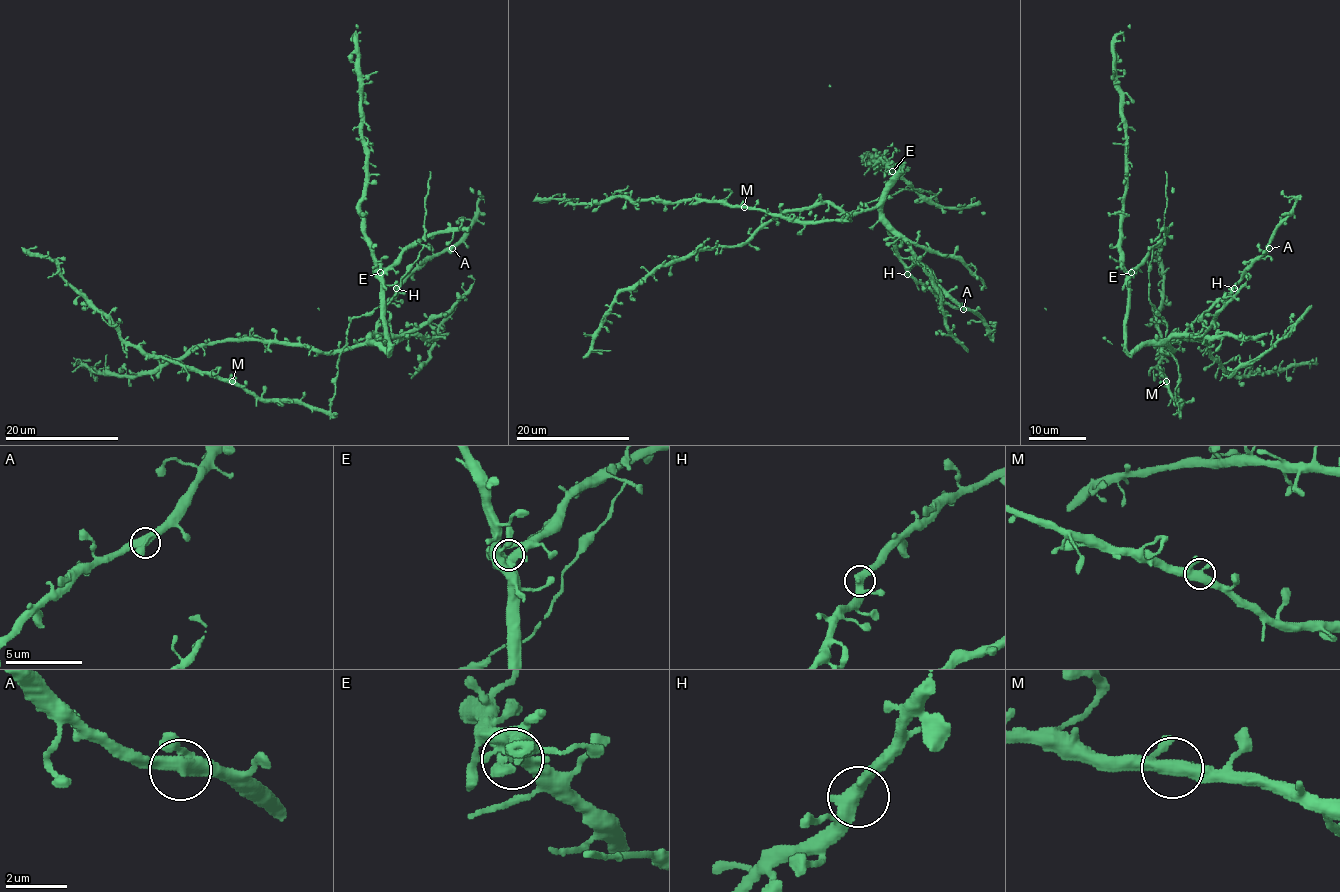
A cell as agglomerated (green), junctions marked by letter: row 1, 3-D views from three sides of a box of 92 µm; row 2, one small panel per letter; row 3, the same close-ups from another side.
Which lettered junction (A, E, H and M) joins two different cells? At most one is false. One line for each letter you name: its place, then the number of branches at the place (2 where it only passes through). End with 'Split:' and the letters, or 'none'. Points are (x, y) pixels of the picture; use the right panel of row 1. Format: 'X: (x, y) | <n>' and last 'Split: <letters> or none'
Split: none

